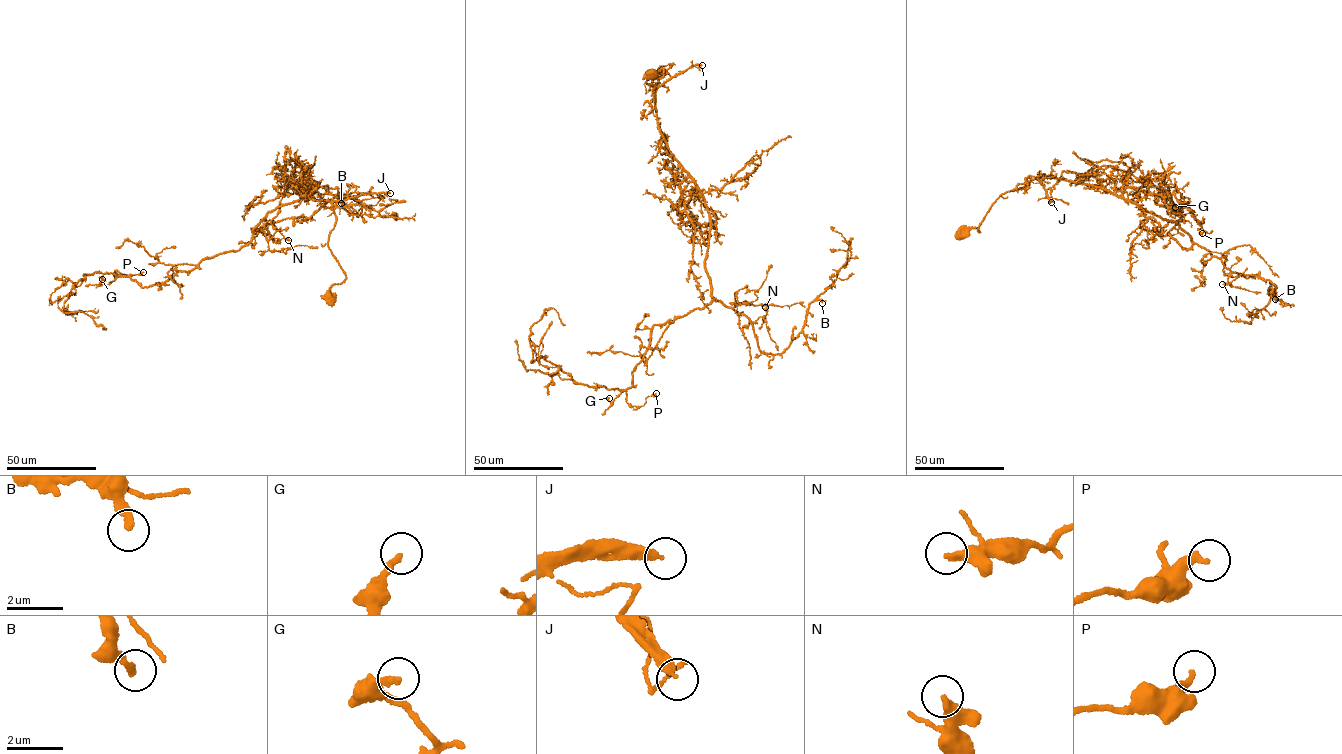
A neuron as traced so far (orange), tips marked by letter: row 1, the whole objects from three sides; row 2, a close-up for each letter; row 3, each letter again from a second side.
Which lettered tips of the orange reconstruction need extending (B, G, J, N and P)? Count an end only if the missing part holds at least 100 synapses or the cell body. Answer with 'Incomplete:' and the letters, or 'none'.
Incomplete: J

